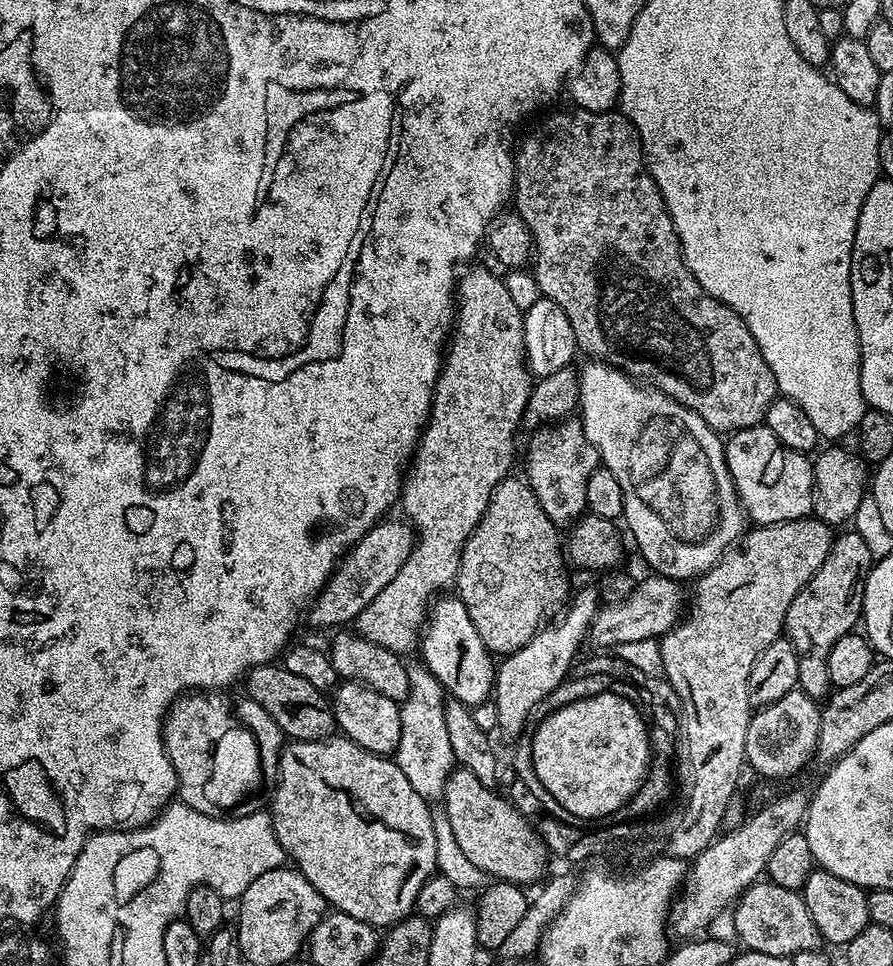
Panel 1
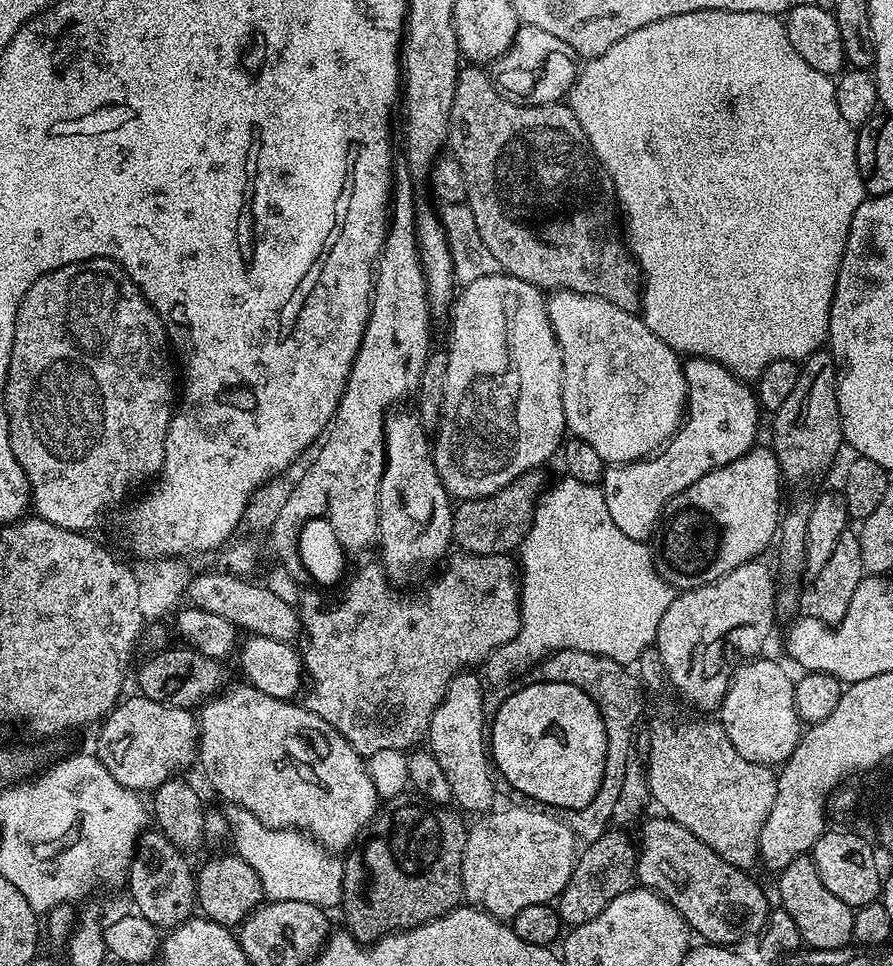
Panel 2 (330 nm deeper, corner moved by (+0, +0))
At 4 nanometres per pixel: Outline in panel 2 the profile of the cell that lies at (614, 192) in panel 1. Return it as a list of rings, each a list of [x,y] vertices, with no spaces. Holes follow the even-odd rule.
[[[461,67],[460,77],[454,90],[454,106],[450,106],[448,144],[450,145],[450,155],[456,159],[458,166],[462,166],[462,178],[466,178],[466,190],[468,191],[466,203],[468,209],[474,214],[478,234],[482,234],[482,242],[486,242],[486,250],[490,250],[490,254],[494,254],[497,265],[507,275],[518,278],[527,284],[532,284],[535,288],[548,294],[553,292],[581,292],[598,298],[606,298],[606,302],[614,302],[614,306],[618,306],[627,312],[639,313],[641,311],[642,277],[640,265],[633,260],[631,252],[628,251],[627,243],[623,239],[615,240],[610,233],[600,232],[600,228],[607,226],[612,211],[615,213],[618,208],[612,179],[608,177],[608,171],[601,166],[600,161],[593,156],[592,147],[588,145],[586,134],[567,103],[557,102],[555,104],[543,104],[542,106],[515,104],[506,98],[502,98],[499,92],[492,87],[489,73],[483,67]]]

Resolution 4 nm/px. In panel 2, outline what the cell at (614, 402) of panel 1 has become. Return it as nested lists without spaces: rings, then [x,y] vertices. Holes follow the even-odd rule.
[[[553,292],[547,297],[546,303],[550,326],[556,335],[556,341],[560,347],[562,362],[564,363],[562,406],[564,407],[564,423],[567,431],[575,439],[590,442],[590,446],[594,446],[594,450],[598,453],[598,458],[602,458],[605,465],[608,466],[629,464],[659,452],[668,443],[668,439],[680,428],[688,402],[688,383],[684,377],[684,366],[678,353],[670,346],[666,346],[666,342],[662,342],[662,338],[658,338],[658,334],[654,334],[650,330],[650,326],[646,326],[637,313],[622,310],[618,306],[614,306],[614,302],[606,302],[606,298],[598,298],[581,292]]]

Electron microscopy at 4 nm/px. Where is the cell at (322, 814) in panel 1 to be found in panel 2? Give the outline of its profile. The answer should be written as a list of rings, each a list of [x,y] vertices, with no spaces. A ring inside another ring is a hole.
[[[240,682],[237,688],[231,688],[221,692],[219,696],[212,697],[198,712],[198,765],[200,764],[201,770],[204,771],[205,778],[212,783],[213,790],[222,799],[228,800],[229,805],[237,804],[242,806],[242,810],[250,810],[250,814],[254,814],[254,818],[258,818],[258,822],[266,826],[295,828],[298,832],[307,833],[329,853],[340,854],[351,849],[378,811],[376,787],[372,775],[368,772],[365,757],[359,756],[354,746],[350,746],[350,742],[346,742],[346,738],[342,738],[342,734],[338,734],[338,730],[334,730],[330,722],[318,718],[318,714],[314,714],[307,706],[300,705],[299,708],[299,703],[270,698],[270,694],[262,694],[262,690],[254,690],[247,682]]]

